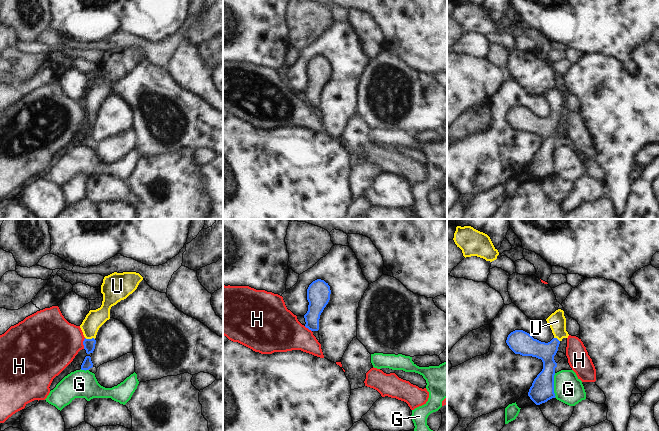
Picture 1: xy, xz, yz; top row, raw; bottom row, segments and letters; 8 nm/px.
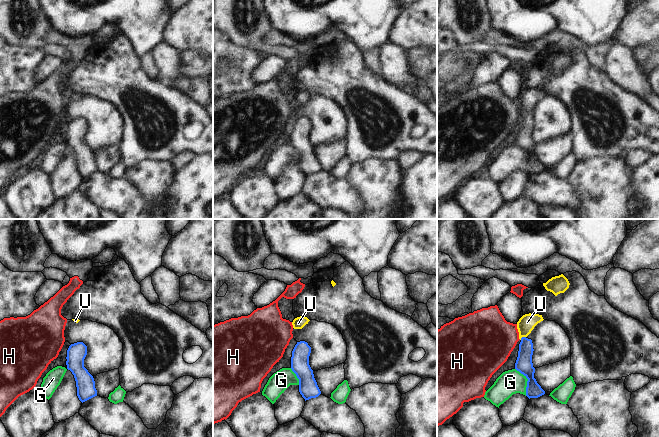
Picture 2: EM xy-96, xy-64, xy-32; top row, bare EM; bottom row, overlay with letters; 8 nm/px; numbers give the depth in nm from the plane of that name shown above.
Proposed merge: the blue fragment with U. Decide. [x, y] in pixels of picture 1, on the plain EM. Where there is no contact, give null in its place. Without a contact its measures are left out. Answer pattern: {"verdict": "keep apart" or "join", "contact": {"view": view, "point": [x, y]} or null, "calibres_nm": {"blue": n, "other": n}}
{"verdict": "join", "contact": {"view": "xy", "point": [90, 115]}, "calibres_nm": {"blue": 100, "other": 150}}

